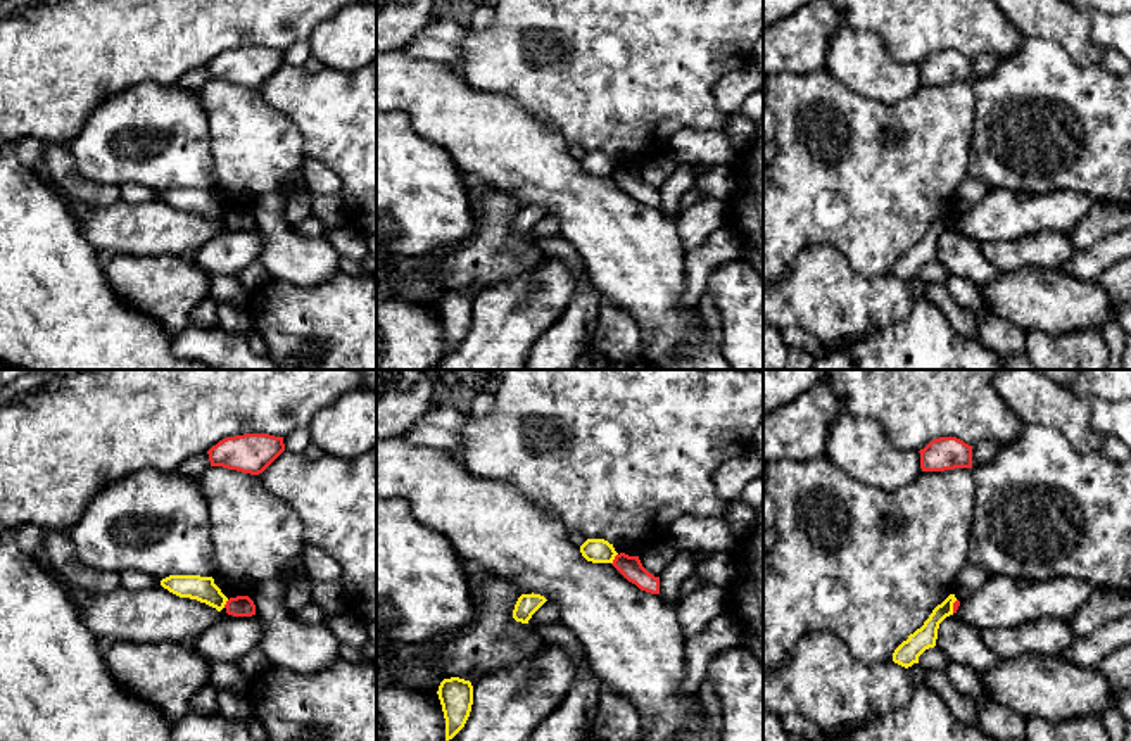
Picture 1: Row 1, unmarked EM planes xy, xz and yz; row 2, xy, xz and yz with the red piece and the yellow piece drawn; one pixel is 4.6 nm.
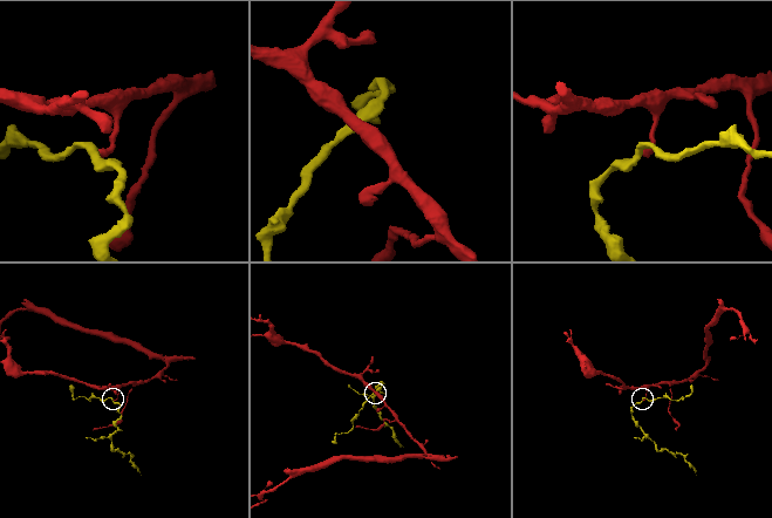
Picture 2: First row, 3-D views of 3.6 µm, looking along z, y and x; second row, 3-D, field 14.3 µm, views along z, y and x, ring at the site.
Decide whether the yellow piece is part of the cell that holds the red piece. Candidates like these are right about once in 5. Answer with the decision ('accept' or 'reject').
reject

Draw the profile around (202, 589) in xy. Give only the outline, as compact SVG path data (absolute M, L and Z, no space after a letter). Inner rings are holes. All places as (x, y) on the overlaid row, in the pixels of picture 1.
M169 575L161 586L180 598L197 599L221 611L228 598L214 584L212 577L200 575Z

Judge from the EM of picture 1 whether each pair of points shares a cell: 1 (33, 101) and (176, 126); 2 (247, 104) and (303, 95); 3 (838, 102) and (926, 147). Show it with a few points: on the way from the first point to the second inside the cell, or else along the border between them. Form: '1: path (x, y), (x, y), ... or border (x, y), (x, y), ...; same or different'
1: border (126, 88), (104, 99), (68, 144); different
2: border (256, 88), (297, 126); different
3: path (860, 118), (897, 118), (903, 125); same

